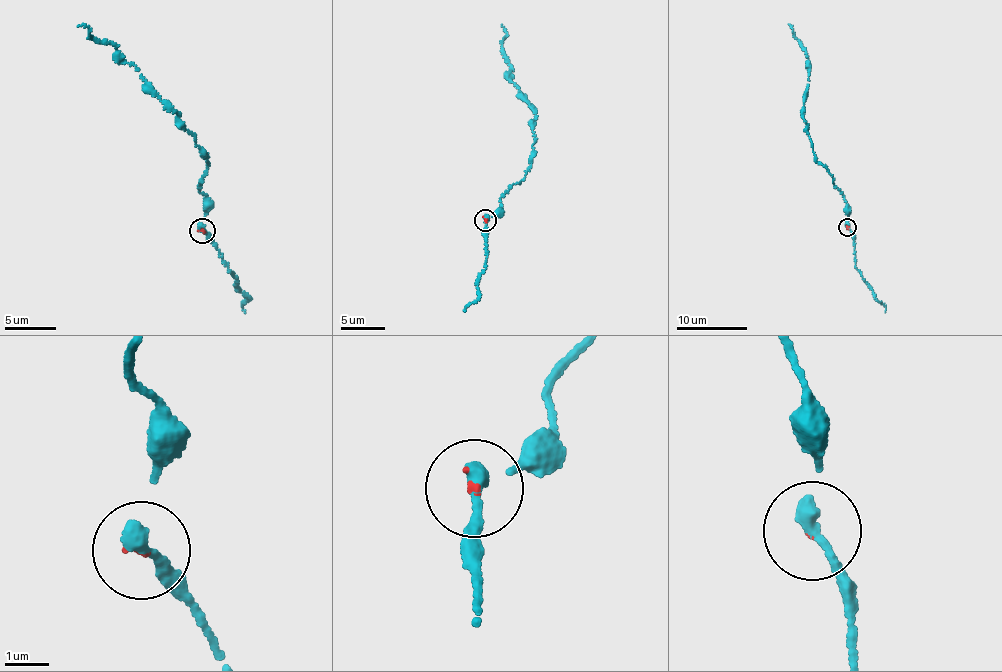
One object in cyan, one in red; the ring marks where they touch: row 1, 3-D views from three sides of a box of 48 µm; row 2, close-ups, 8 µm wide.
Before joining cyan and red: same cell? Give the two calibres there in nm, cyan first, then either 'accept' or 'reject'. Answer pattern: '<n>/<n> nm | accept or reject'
400/70 nm | accept

